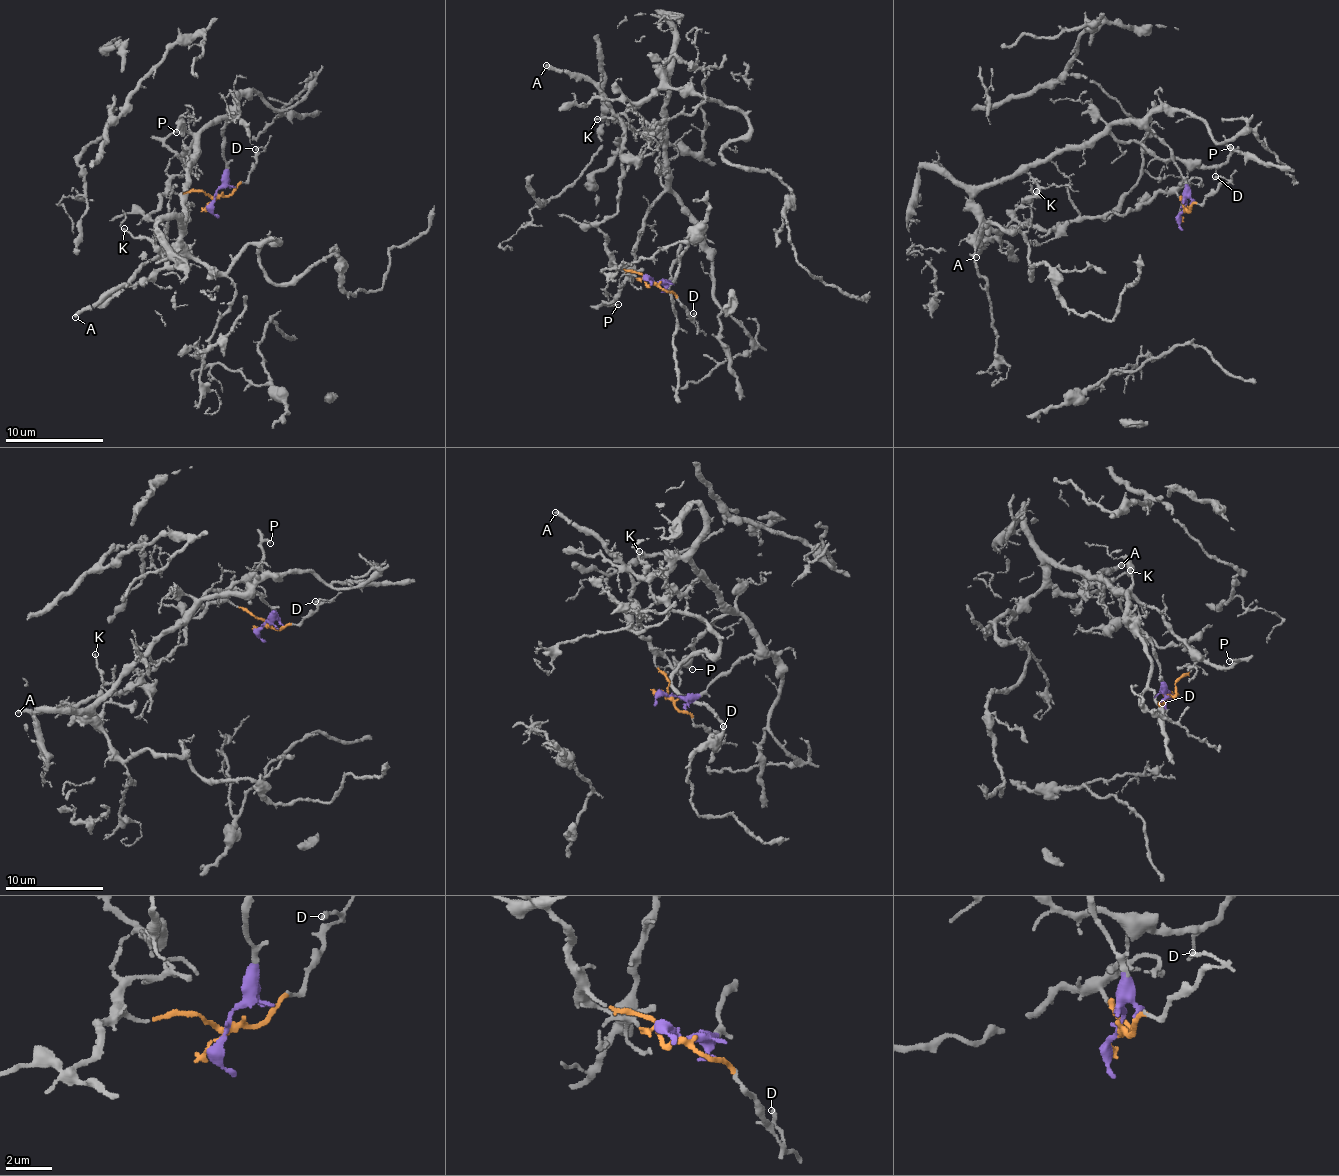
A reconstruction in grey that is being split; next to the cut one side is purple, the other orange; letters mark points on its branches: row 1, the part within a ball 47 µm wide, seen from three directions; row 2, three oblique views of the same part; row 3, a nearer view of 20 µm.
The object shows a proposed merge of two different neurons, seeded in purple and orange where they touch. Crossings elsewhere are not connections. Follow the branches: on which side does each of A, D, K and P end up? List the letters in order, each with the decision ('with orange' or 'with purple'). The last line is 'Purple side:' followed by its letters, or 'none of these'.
A: with orange
D: with orange
K: with purple
P: with purple
Purple side: K, P

